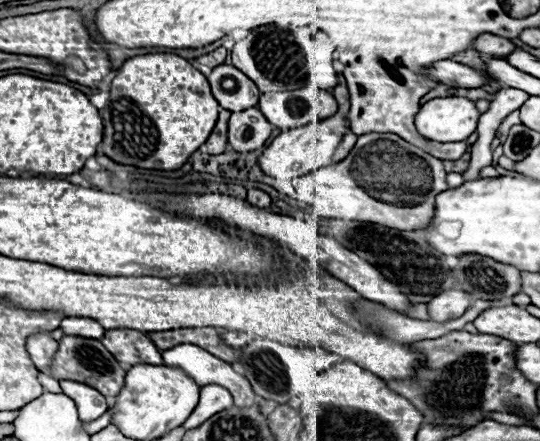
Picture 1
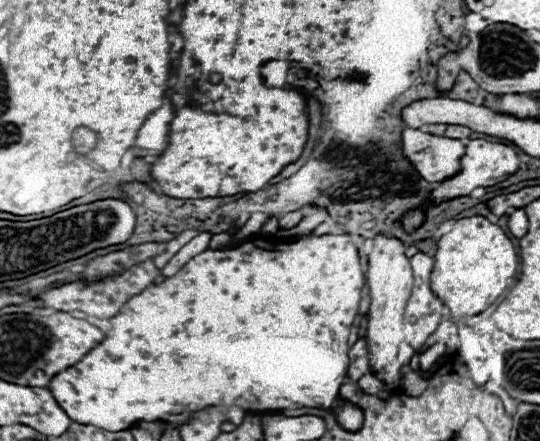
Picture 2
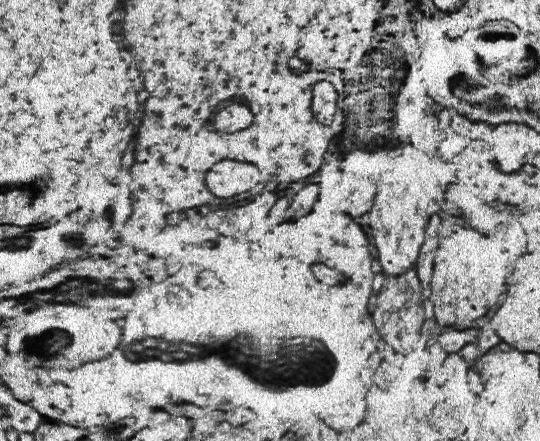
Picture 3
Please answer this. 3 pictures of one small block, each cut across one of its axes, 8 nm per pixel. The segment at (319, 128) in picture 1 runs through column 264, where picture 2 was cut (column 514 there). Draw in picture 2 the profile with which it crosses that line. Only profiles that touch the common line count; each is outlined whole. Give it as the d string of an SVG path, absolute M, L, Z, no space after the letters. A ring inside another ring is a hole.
M476 138L476 140L470 140L466 146L468 148L466 148L466 154L462 158L462 172L456 174L450 180L438 184L438 188L434 190L436 202L440 202L440 200L452 200L456 196L468 196L476 186L494 186L494 184L510 178L520 168L520 160L518 160L516 150L510 148L510 146L506 146L506 144L488 142L488 140Z

